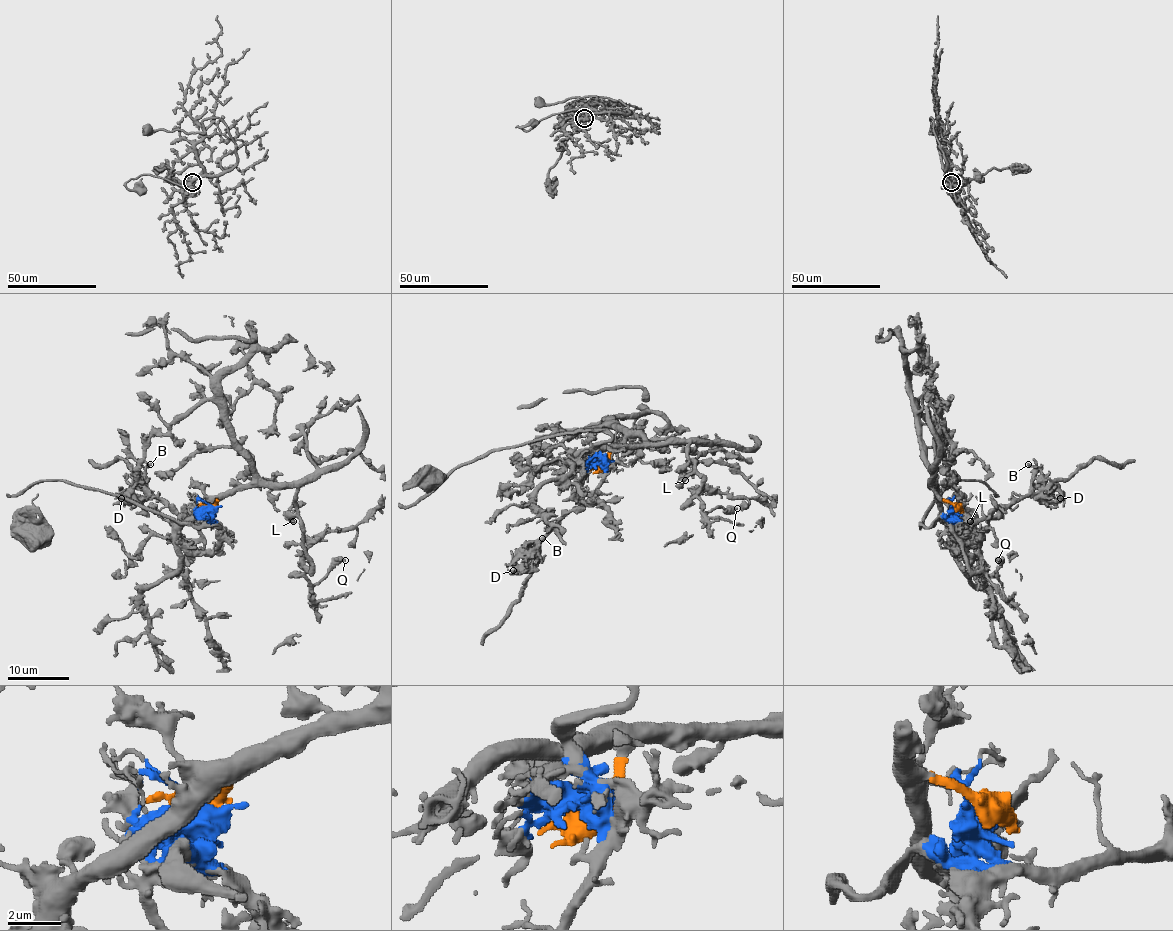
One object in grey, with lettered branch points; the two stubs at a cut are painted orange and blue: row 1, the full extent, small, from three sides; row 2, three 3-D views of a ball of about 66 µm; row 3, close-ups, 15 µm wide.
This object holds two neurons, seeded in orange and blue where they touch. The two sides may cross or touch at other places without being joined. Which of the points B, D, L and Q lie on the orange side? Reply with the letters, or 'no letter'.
L, Q

